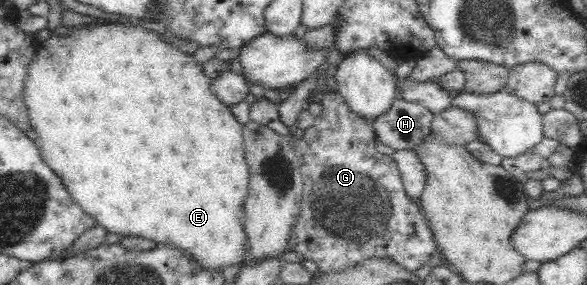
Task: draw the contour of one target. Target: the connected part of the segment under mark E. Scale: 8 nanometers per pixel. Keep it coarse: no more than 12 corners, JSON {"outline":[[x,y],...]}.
{"outline":[[102,19],[23,78],[110,233],[242,265],[243,124],[203,64]]}

